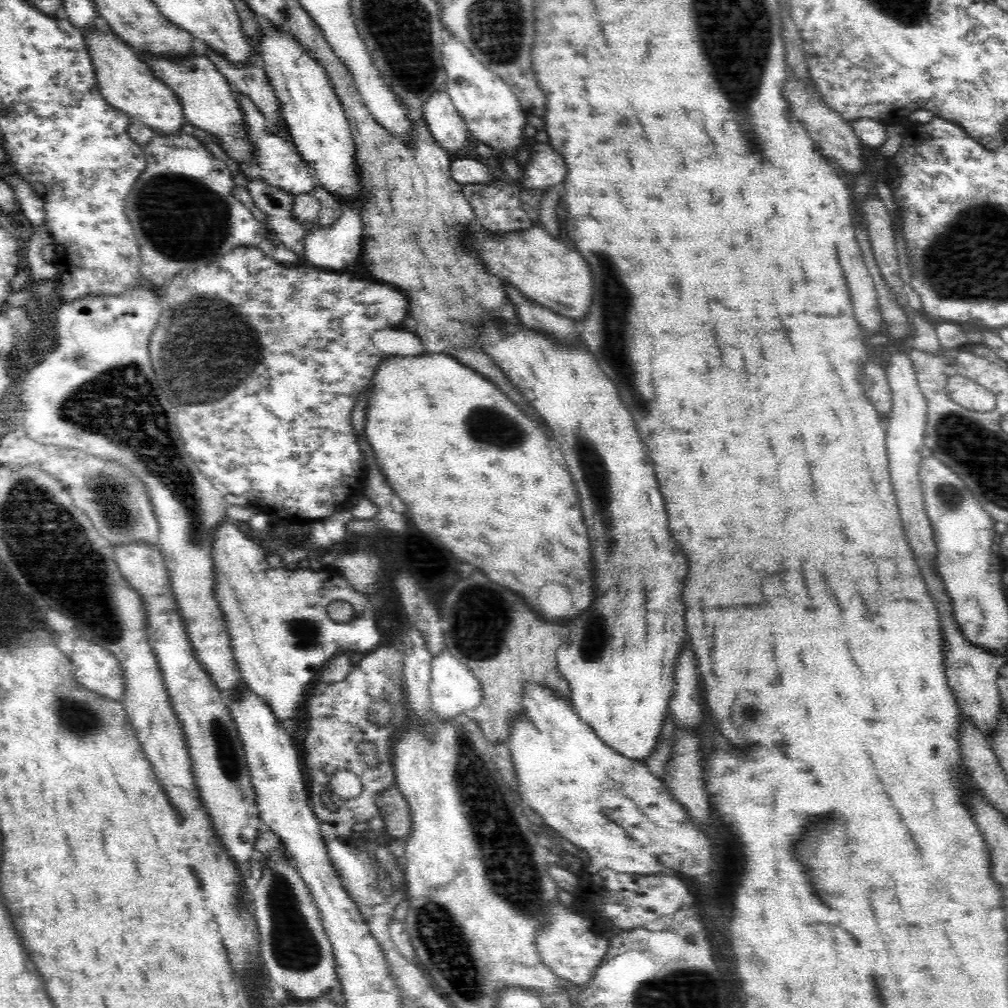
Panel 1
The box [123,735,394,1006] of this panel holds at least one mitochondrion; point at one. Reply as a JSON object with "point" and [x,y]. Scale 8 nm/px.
{"point":[293,943]}

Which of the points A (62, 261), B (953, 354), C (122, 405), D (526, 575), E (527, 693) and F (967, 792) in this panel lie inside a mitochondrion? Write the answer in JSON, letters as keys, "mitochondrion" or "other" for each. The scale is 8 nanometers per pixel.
{"A":"other","B":"other","C":"mitochondrion","D":"other","E":"other","F":"other"}

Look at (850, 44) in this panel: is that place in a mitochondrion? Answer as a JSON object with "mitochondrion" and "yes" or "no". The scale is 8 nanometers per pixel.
{"mitochondrion":"no"}

